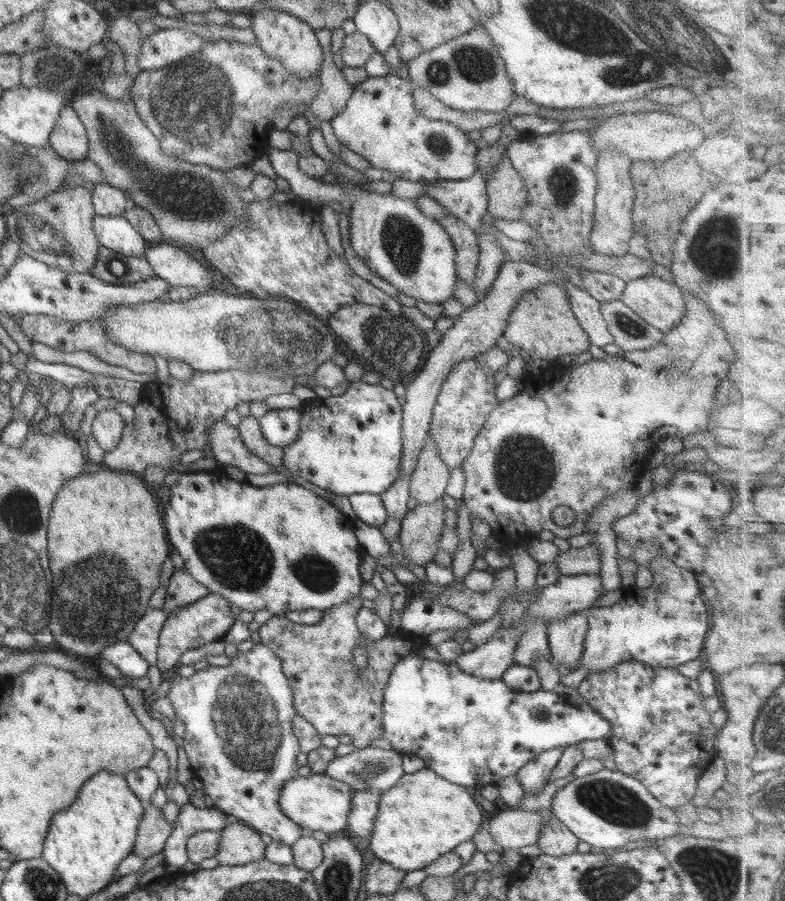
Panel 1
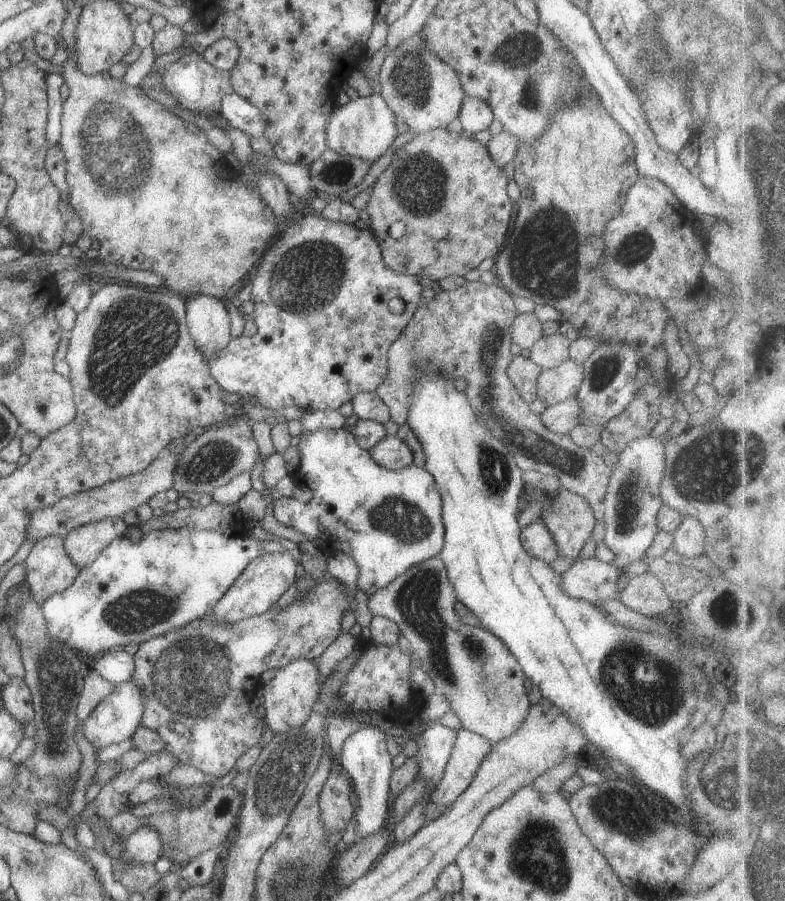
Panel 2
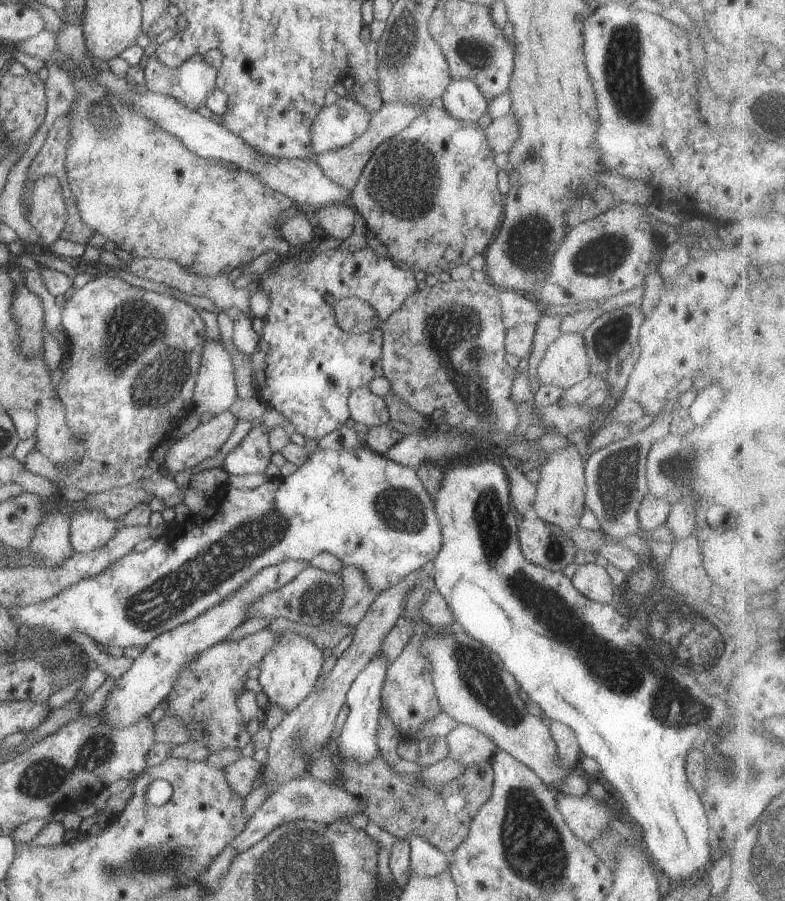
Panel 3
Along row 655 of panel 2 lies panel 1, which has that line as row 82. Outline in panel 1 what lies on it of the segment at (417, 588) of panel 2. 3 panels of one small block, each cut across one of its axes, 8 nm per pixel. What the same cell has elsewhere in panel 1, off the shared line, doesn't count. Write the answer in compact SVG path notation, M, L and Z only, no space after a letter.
M476 24L470 32L461 34L458 38L424 51L405 62L405 65L413 85L422 86L439 102L461 112L502 113L516 97L514 82L506 74L504 60L500 58L492 38L482 28L482 24Z

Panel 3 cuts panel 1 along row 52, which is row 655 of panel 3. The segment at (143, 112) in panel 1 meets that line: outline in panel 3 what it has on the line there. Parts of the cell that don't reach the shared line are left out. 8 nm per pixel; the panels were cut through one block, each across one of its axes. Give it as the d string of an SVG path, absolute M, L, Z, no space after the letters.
M262 629L235 641L226 639L197 654L179 672L177 681L173 684L173 689L167 696L170 700L166 705L165 715L179 718L185 723L190 741L200 741L200 744L206 746L211 753L228 750L228 748L230 750L242 750L250 744L251 735L248 733L245 720L237 707L237 698L245 691L244 684L246 684L250 670L259 668L264 655L268 654L268 651L277 642L275 634L268 629Z

